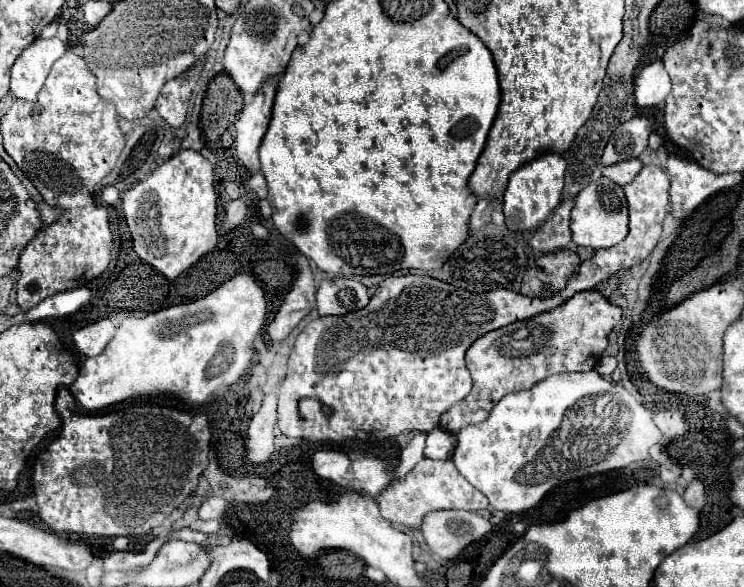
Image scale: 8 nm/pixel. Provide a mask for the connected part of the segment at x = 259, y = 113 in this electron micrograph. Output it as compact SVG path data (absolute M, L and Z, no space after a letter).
M268 80L262 86L262 92L258 92L258 96L250 96L250 100L244 102L244 110L238 114L238 120L234 123L236 138L234 138L233 147L237 158L240 158L246 170L252 174L260 170L258 138L262 142L268 130L274 96L276 96L274 80Z

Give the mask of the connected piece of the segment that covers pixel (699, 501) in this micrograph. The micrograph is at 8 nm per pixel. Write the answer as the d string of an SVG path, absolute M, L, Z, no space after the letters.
M694 478L694 480L686 486L684 502L686 502L688 506L692 506L692 508L700 508L700 510L702 510L704 502L706 502L706 494L704 494L704 484L702 484L698 478Z

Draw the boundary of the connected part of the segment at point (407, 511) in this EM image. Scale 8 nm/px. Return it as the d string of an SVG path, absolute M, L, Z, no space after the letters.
M430 458L420 460L402 480L394 480L392 484L388 484L376 496L376 502L380 506L382 518L386 518L388 522L394 522L394 524L404 524L408 528L416 528L416 530L420 530L424 516L428 512L434 512L434 510L472 510L472 512L478 512L478 510L488 508L486 496L482 496L482 492L478 492L472 484L468 484L468 480L464 476L458 474L452 460L436 462Z

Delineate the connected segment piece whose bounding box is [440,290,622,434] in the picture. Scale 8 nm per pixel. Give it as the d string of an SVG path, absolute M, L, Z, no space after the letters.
M578 292L554 312L508 324L480 336L466 352L466 366L472 374L472 392L440 416L440 426L452 434L468 424L484 422L492 406L510 392L530 390L554 372L594 370L608 346L608 334L620 322L622 310L612 306L600 292Z

